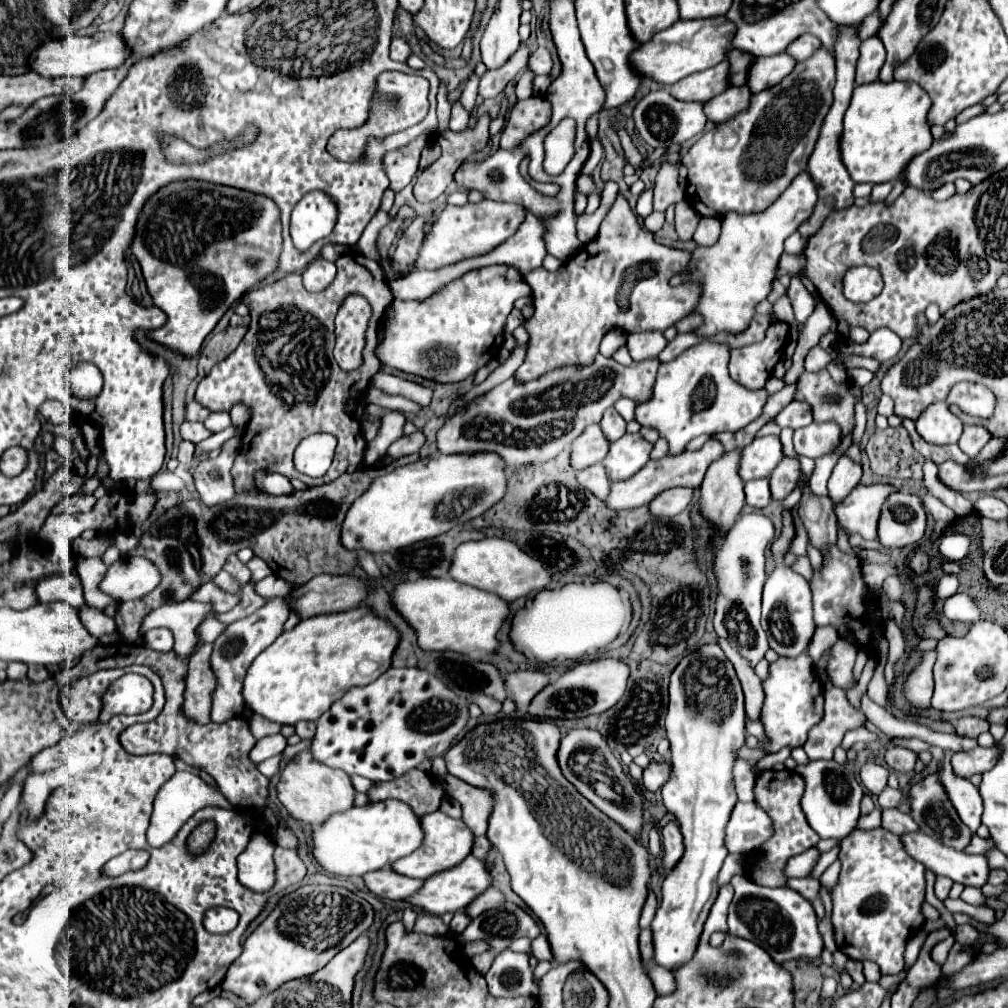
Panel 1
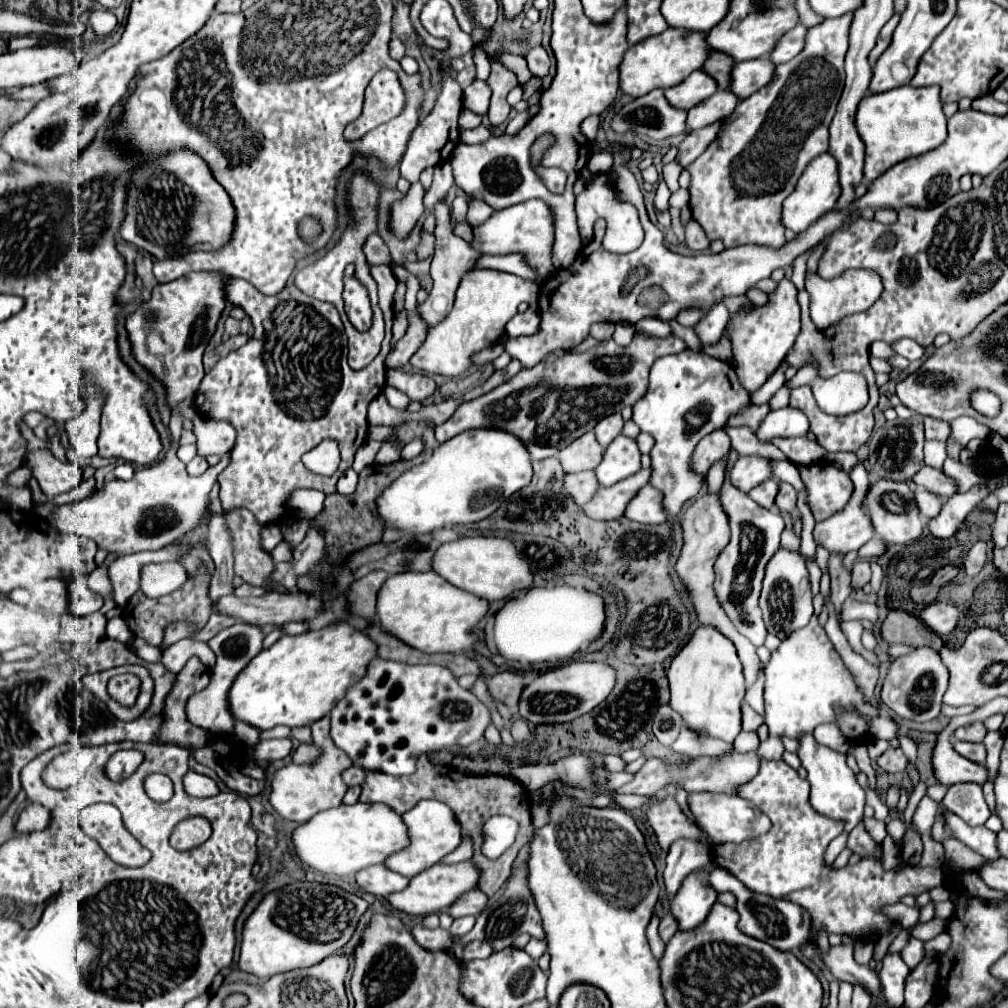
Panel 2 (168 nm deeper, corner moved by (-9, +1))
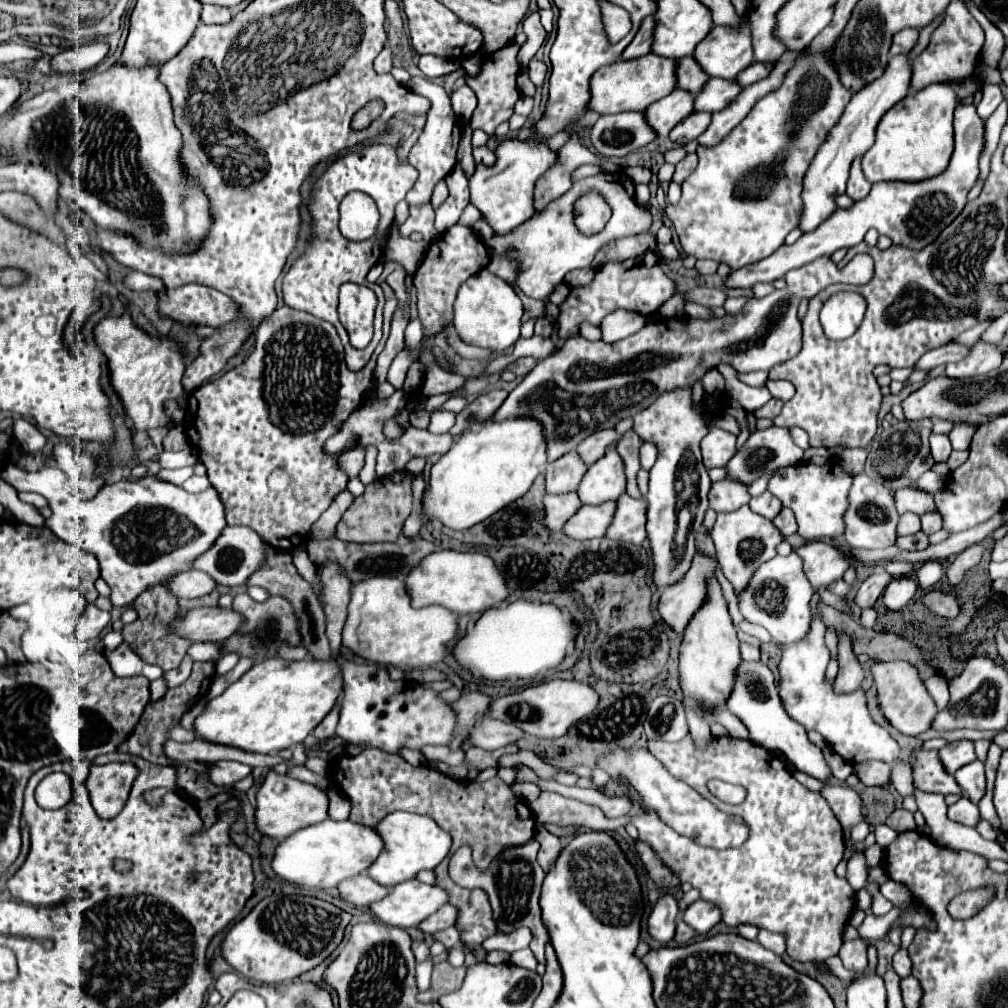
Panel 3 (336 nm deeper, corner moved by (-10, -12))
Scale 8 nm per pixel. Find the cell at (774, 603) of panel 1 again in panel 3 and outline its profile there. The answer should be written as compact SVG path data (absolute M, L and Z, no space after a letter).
M796 553L786 557L776 555L774 559L762 563L758 571L754 571L754 579L750 579L750 587L742 591L738 599L740 613L762 627L766 627L772 635L774 643L796 643L804 639L810 631L810 599L812 599L812 585L808 583L802 571L802 559Z

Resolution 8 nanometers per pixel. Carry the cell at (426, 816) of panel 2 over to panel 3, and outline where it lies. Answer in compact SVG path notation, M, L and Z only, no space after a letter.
M394 811L382 819L374 827L384 841L384 851L378 855L378 859L368 867L368 875L380 883L382 887L394 887L402 881L414 879L418 871L422 869L434 869L450 851L450 835L442 831L434 819L426 815L416 815L416 813L406 813L406 811Z

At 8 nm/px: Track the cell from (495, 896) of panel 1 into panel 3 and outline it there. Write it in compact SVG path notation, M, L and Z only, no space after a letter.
M446 905L446 907L440 907L436 911L436 915L430 915L430 919L424 919L418 929L422 933L436 933L440 929L446 929L446 927L452 927L454 921L456 921L456 909L452 905Z

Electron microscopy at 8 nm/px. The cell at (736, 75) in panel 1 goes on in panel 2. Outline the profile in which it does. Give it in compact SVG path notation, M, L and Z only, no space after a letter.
M711 50L711 56L709 56L709 60L705 62L703 70L705 70L707 74L713 74L713 78L715 78L717 84L719 84L719 88L729 90L729 70L733 68L733 64L735 64L733 58L729 58L729 56L725 56L725 54L717 52L717 50Z

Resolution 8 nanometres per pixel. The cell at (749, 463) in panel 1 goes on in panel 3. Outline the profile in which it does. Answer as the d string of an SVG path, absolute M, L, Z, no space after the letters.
M714 481L712 489L708 493L710 499L710 509L716 513L726 513L726 511L736 511L738 507L746 505L750 501L748 487L738 483L738 481Z

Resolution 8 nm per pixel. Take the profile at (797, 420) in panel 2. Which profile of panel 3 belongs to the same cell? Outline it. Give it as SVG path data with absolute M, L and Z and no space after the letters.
M772 425L772 427L764 429L764 431L754 431L754 433L748 437L748 441L736 451L736 455L730 459L730 463L726 463L726 477L750 485L750 483L756 481L762 473L770 473L770 471L774 471L774 469L800 463L802 457L804 457L804 449L800 449L800 447L792 441L788 429L782 429L782 427Z

